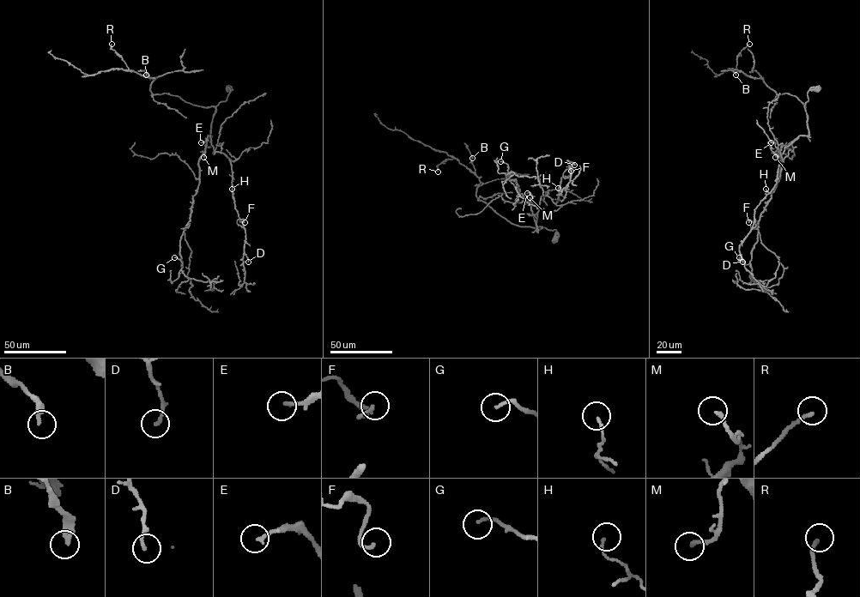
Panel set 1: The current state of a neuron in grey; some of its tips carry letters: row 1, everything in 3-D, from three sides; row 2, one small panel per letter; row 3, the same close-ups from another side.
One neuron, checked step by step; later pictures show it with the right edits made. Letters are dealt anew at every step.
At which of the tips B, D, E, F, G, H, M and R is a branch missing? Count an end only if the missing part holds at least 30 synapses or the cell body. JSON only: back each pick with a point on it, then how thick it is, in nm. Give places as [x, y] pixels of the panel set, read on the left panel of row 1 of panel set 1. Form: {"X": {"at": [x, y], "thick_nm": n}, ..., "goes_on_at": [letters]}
{"goes_on_at": []}

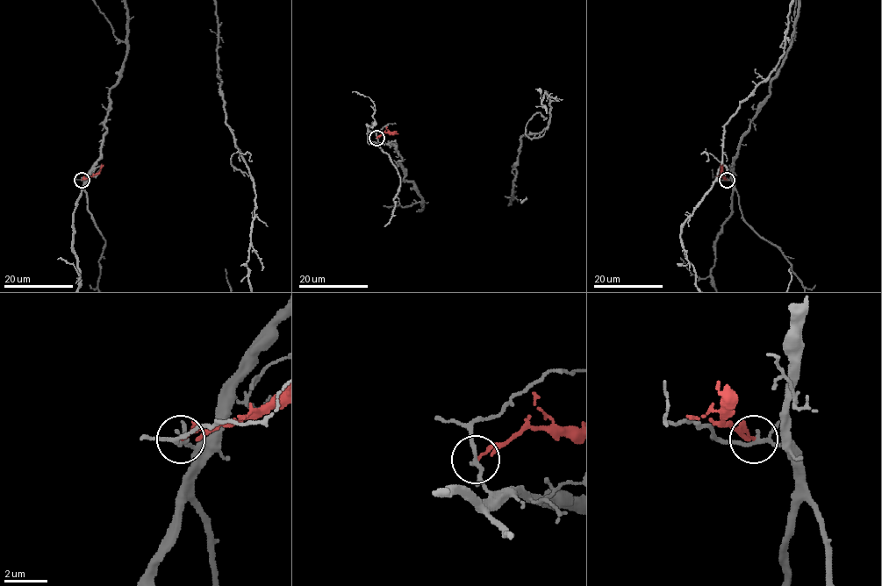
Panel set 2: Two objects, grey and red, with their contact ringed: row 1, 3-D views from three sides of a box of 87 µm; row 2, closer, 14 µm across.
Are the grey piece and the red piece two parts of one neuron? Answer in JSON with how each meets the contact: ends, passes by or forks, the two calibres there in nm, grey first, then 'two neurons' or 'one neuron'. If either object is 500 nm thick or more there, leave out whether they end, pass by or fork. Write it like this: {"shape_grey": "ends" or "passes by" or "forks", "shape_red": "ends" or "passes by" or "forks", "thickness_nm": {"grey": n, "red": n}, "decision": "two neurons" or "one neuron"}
{"shape_grey": "forks", "shape_red": "ends", "thickness_nm": {"grey": 160, "red": 110}, "decision": "two neurons"}

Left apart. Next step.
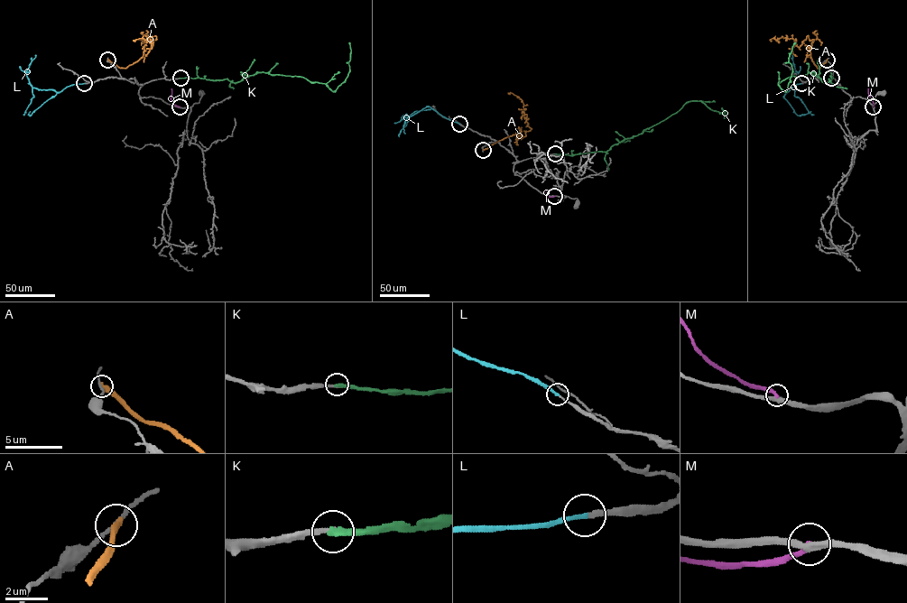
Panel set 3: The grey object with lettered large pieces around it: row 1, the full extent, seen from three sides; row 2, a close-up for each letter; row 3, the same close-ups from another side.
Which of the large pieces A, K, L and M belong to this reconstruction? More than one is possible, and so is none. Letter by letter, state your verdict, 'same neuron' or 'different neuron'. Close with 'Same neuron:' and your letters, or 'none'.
A: different neuron
K: same neuron
L: same neuron
M: different neuron
Same neuron: K, L

